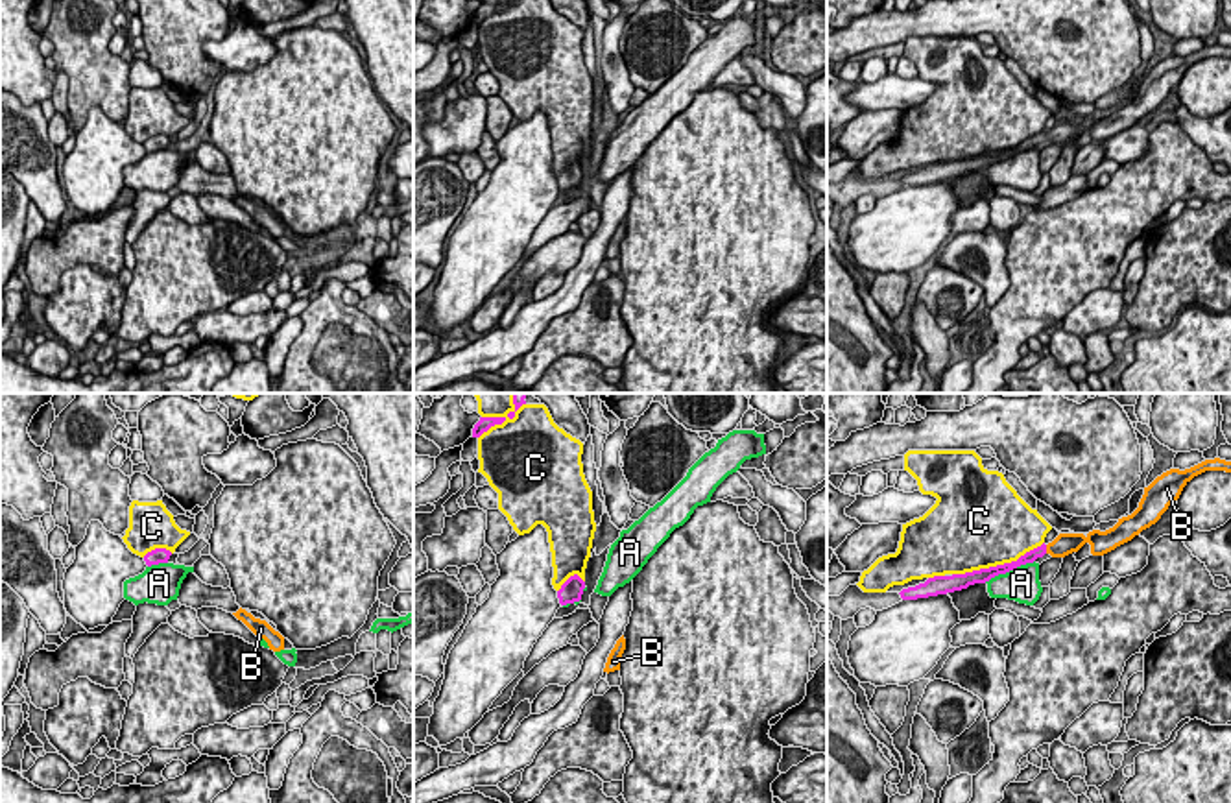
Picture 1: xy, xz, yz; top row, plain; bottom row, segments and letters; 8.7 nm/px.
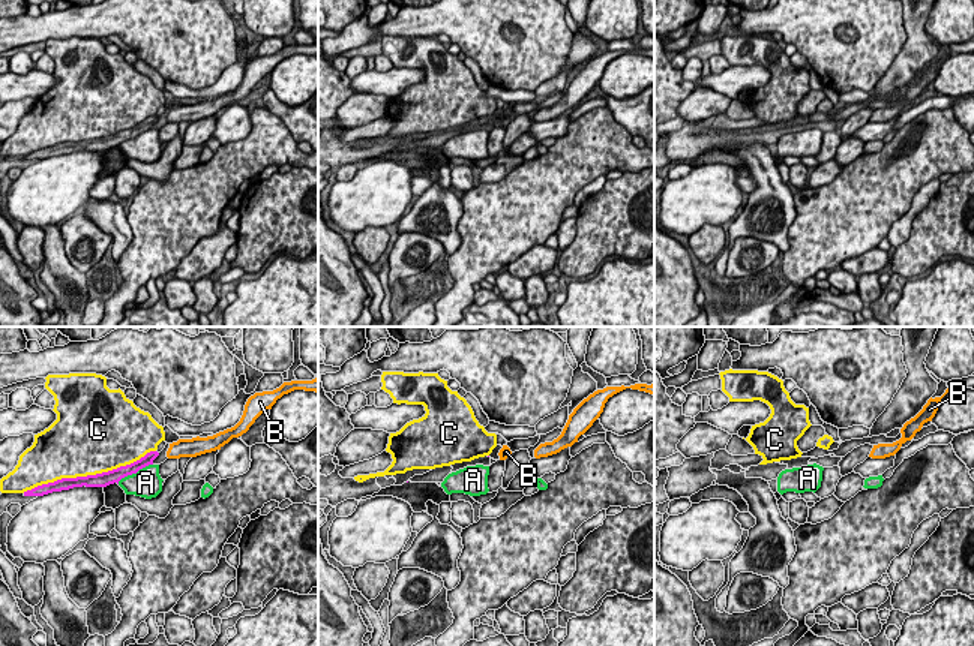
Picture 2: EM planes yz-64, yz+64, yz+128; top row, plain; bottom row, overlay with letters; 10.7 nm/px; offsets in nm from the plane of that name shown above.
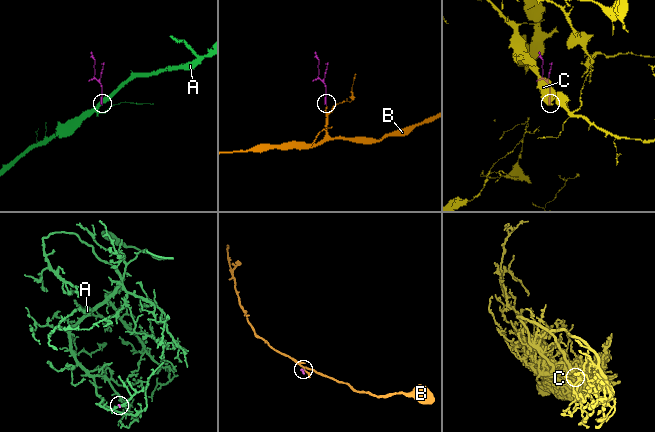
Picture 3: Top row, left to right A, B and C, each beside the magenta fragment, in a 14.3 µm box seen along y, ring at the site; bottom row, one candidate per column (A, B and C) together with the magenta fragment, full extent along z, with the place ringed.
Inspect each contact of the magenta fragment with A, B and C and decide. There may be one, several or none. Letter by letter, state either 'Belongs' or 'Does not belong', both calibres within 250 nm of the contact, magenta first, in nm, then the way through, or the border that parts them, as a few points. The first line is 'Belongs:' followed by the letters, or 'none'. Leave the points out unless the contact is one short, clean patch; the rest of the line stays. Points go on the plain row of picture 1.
Belongs: B
A: Does not belong. Thickness 130 nm (magenta) against 300 nm
B: Belongs. Thickness 100 nm (magenta) against 190 nm. Path across: yz (1030, 143), (1045, 135), (1058, 135), (1065, 130)
C: Does not belong. Thickness 130 nm (magenta) against 500 nm

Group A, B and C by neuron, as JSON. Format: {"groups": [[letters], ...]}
{"groups": [["A"], ["B"], ["C"]]}

